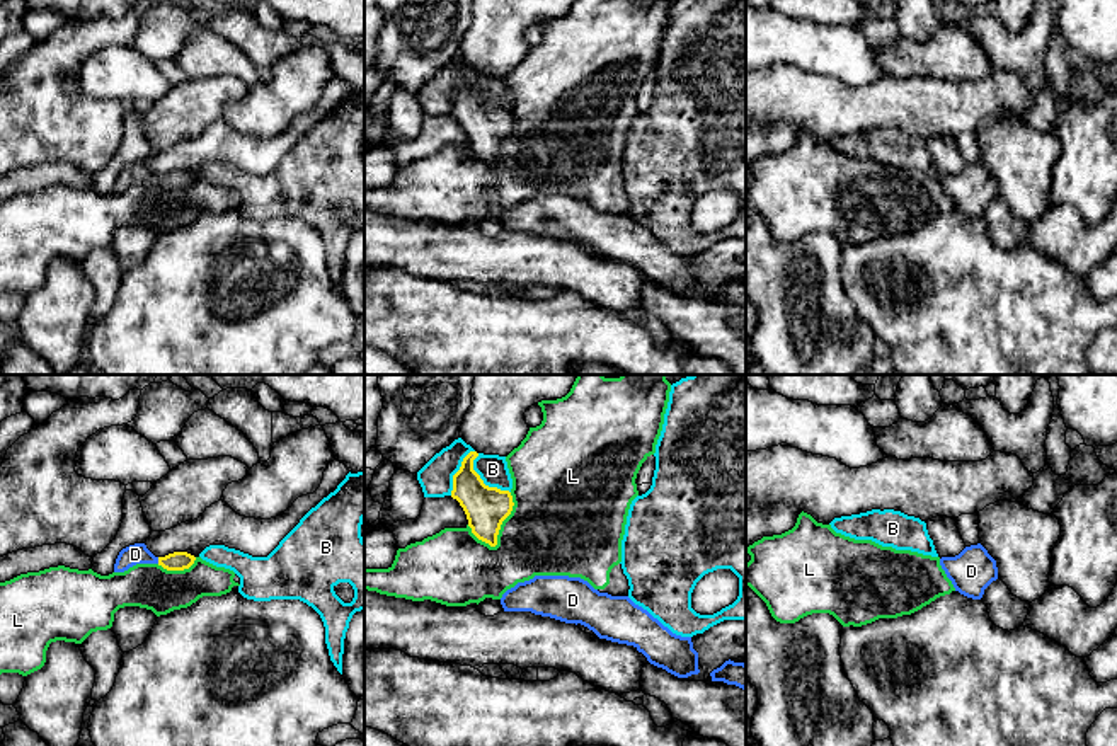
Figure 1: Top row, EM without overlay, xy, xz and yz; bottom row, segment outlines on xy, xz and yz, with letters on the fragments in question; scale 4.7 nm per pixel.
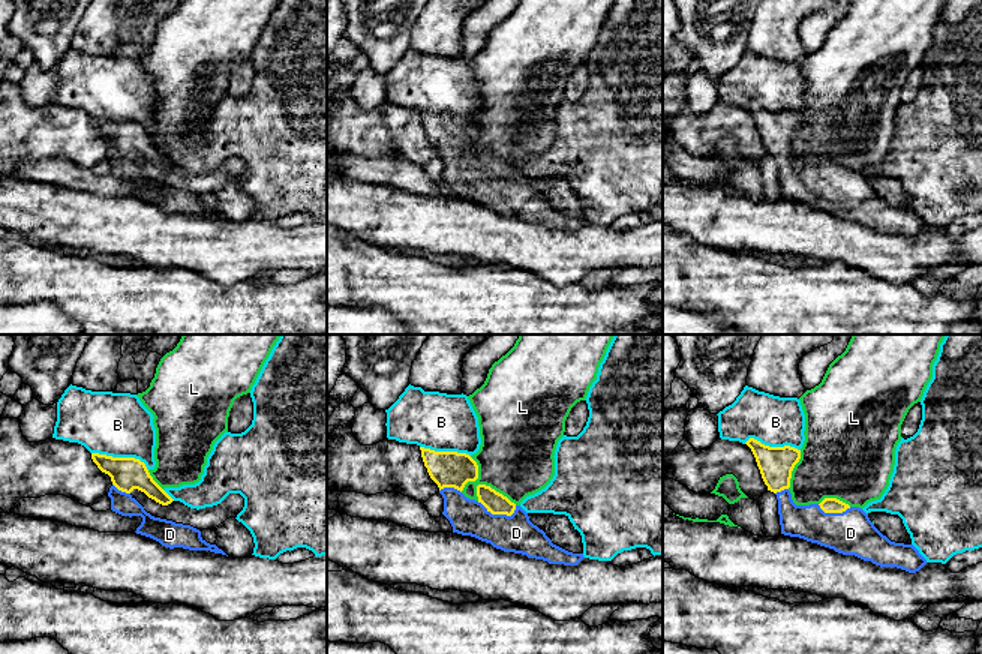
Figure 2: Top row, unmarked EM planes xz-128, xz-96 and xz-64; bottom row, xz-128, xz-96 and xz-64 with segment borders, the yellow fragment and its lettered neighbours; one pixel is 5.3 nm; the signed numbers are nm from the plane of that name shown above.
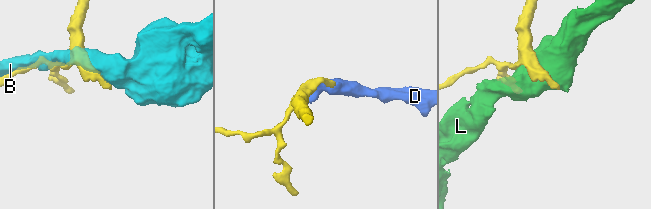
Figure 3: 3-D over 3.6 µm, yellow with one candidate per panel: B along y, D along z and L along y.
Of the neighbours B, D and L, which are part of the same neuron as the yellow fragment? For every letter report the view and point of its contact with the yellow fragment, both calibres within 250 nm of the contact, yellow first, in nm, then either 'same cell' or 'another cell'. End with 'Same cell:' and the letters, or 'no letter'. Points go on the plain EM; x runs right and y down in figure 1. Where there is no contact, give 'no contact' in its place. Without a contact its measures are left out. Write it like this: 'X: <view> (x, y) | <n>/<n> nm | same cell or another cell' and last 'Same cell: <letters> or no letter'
B: xz (482, 99) | 200/140 nm | another cell
D: xy (159, 179) | 90/100 nm | same cell
L: xz (503, 138) | 200/440 nm | another cell
Same cell: D

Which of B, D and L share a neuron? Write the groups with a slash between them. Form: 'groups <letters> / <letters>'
groups B / D / L

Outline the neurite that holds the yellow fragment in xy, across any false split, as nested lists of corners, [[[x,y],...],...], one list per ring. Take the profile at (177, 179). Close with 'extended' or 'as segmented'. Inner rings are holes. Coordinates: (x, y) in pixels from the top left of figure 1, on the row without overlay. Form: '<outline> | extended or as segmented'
[[[135,162],[119,170],[114,191],[124,191],[136,182],[158,182],[167,189],[184,189],[189,187],[194,179],[196,175],[187,170],[174,170],[165,175],[155,175],[145,162]]] | extended

